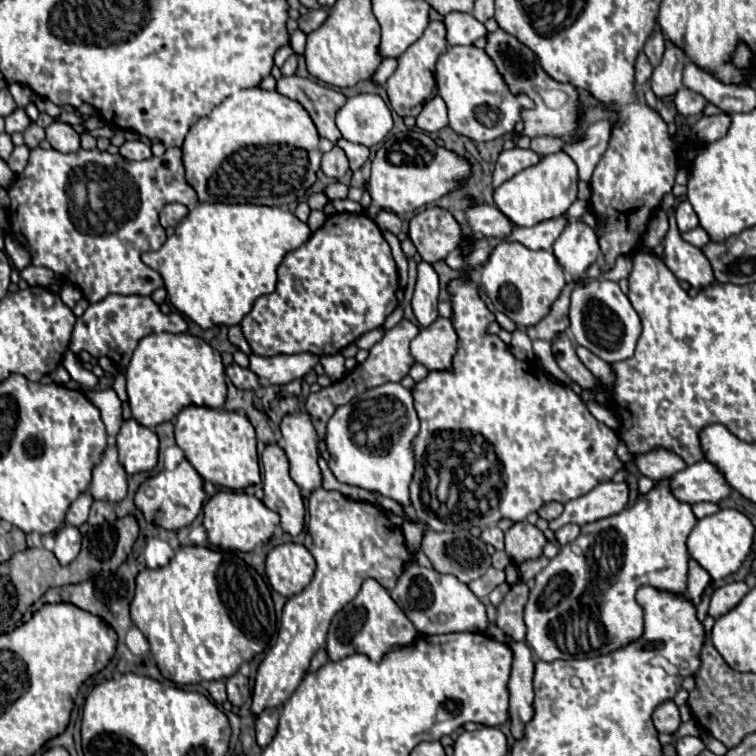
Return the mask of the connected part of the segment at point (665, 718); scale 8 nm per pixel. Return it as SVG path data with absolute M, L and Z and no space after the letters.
M664 702L662 706L656 708L652 720L654 720L654 726L658 732L666 732L666 734L676 732L676 728L680 726L678 706L674 702Z

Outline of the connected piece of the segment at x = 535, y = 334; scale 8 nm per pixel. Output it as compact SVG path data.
M568 282L560 294L560 298L550 306L550 312L536 322L536 326L528 326L526 334L530 340L552 340L558 332L564 332L568 328L568 306L570 306L570 292L574 284Z

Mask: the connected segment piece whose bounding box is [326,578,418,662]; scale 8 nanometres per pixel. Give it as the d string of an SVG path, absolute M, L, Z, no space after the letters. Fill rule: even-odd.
M374 578L364 580L360 592L352 602L348 602L334 618L326 638L326 650L330 660L342 660L350 654L366 654L372 662L380 662L380 658L396 644L408 646L414 636L418 636L412 622L400 610L400 606L390 598L386 588L382 588Z

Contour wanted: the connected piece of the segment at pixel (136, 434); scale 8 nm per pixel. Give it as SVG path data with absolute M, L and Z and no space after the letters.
M134 418L126 420L116 436L118 458L128 474L148 472L158 462L158 436L152 428L140 426Z

